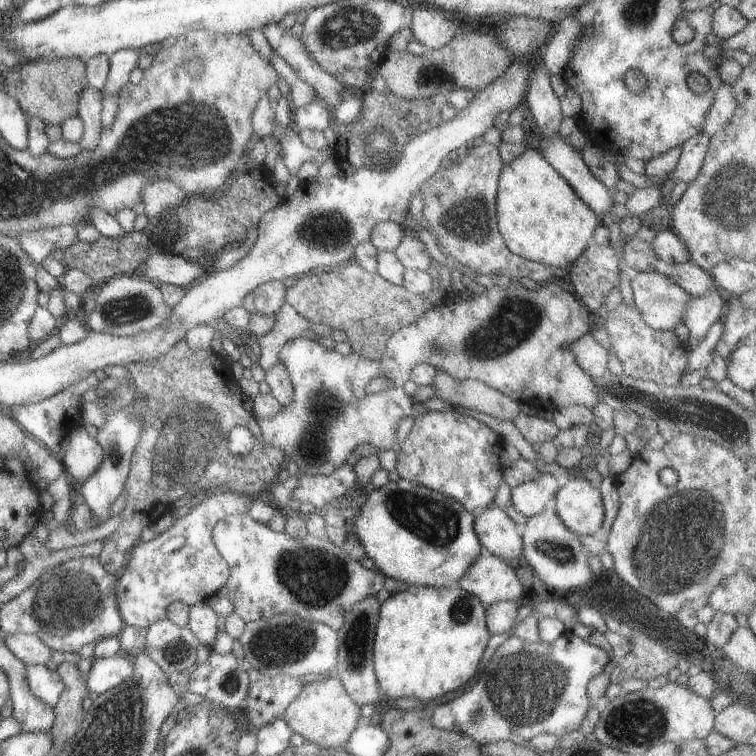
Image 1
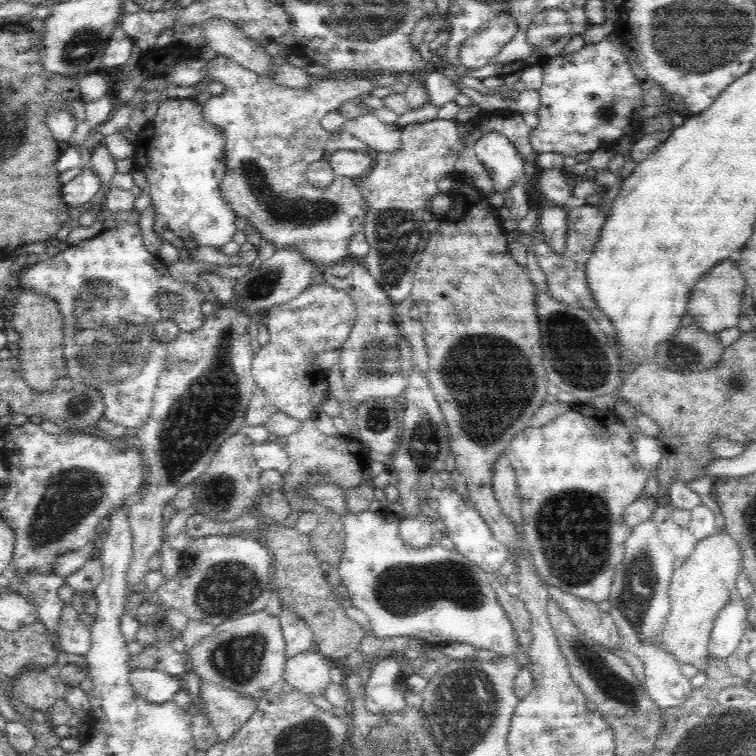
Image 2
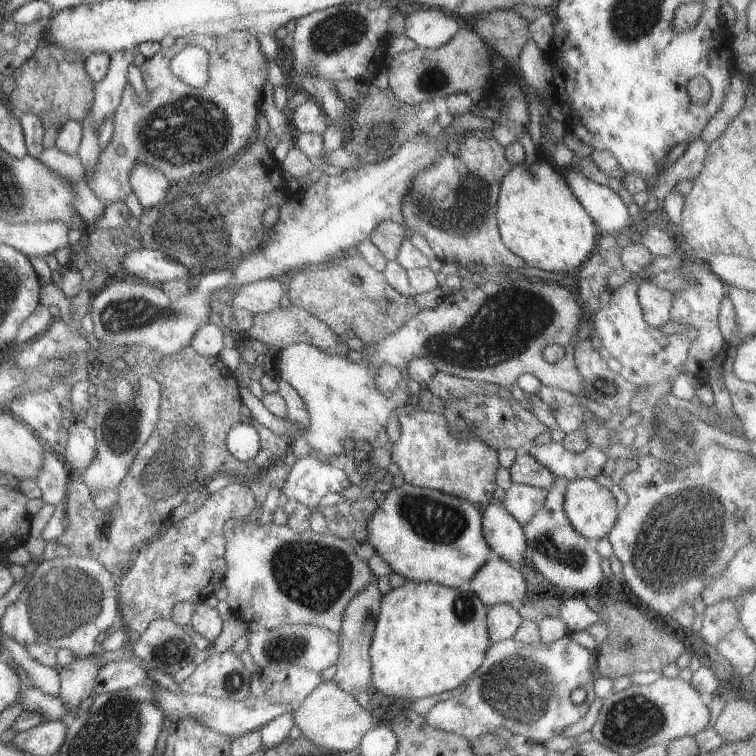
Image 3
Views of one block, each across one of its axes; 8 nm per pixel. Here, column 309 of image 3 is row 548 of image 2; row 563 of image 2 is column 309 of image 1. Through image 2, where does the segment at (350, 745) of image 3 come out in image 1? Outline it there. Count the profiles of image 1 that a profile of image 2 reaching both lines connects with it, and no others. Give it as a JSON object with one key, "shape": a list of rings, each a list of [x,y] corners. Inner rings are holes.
{"shape":[[[335,676],[305,684],[301,693],[284,708],[279,717],[287,724],[291,733],[299,734],[304,741],[323,749],[343,748],[351,732],[362,723],[360,706],[345,693]]]}

